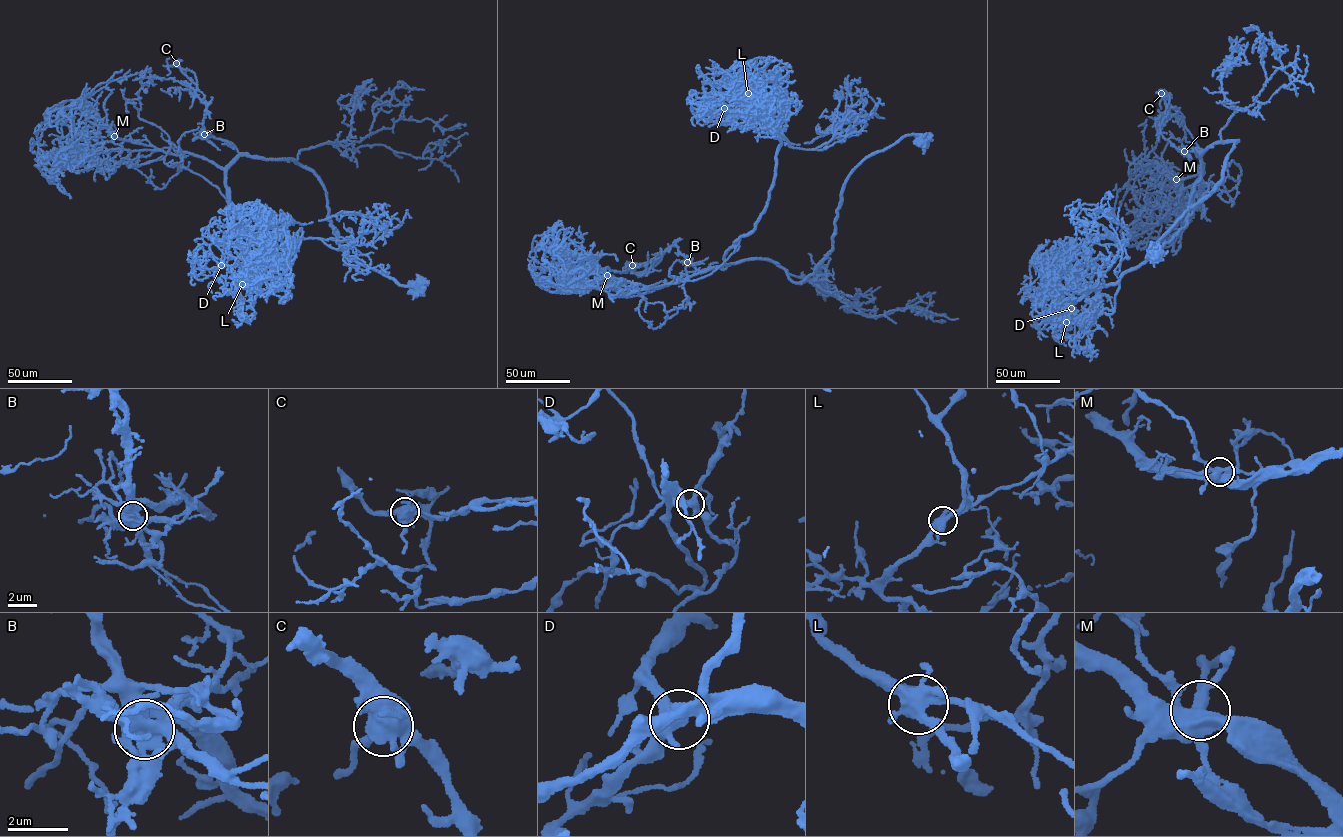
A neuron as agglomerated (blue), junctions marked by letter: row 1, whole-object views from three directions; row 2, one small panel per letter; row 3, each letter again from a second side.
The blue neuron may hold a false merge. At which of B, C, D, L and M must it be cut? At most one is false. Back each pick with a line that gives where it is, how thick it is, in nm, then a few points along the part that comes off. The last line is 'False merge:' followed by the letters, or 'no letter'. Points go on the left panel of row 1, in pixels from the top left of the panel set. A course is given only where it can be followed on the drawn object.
False merge: no letter

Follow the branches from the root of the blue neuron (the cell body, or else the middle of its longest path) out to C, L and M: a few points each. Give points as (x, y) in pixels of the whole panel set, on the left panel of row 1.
C: (417, 287), (345, 252), (314, 172), (287, 159), (242, 154), (204, 133), (205, 103), (176, 63)
L: (417, 287), (345, 252), (314, 172), (243, 154), (227, 170), (228, 208), (272, 269), (258, 292), (242, 284)
M: (417, 287), (345, 252), (330, 223), (324, 185), (294, 161), (242, 154), (221, 167), (115, 136)

